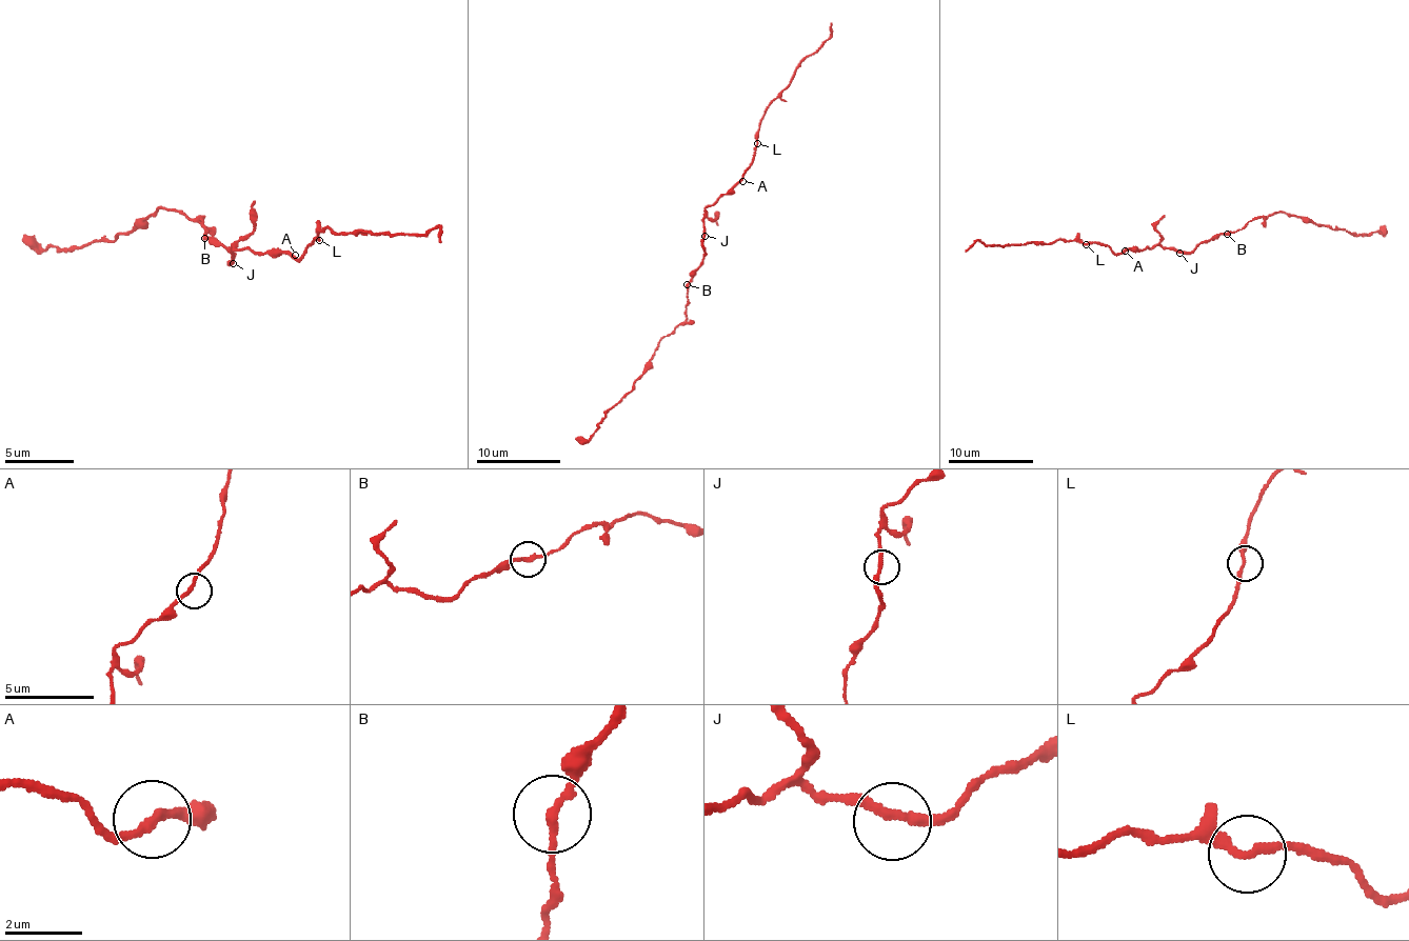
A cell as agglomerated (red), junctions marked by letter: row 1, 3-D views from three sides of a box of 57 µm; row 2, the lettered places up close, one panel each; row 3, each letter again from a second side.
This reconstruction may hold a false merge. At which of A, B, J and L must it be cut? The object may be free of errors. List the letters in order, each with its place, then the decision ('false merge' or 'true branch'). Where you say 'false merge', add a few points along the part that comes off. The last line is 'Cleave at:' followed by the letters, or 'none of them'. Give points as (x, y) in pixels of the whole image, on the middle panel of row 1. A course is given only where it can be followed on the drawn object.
A: (742, 181) | true branch
B: (687, 284) | true branch
J: (705, 236) | true branch
L: (757, 143) | true branch
Cleave at: none of them

